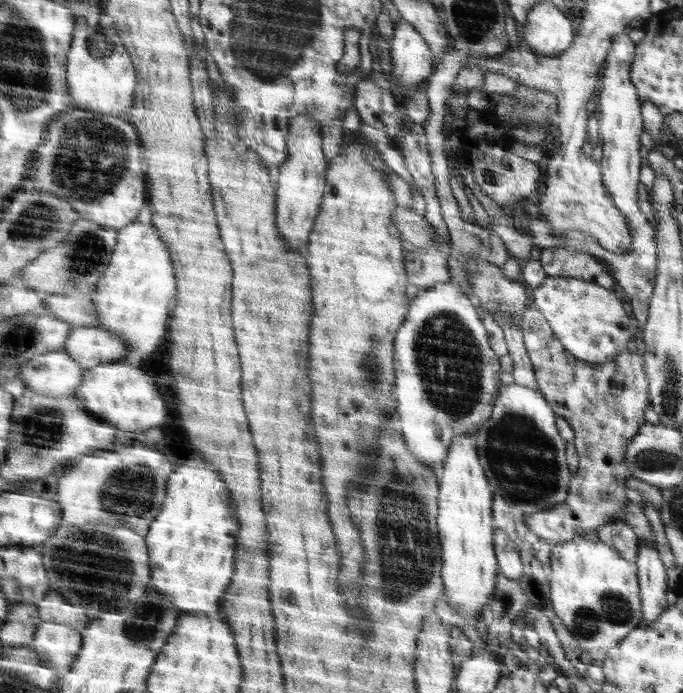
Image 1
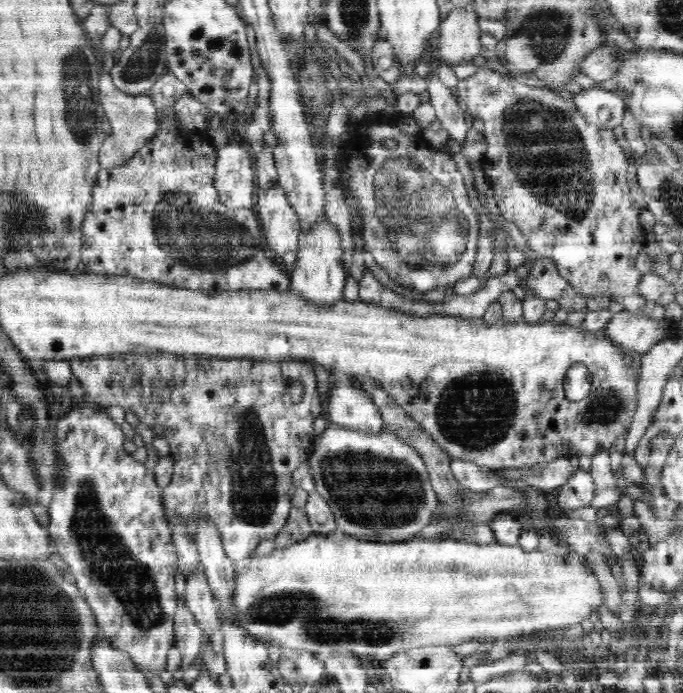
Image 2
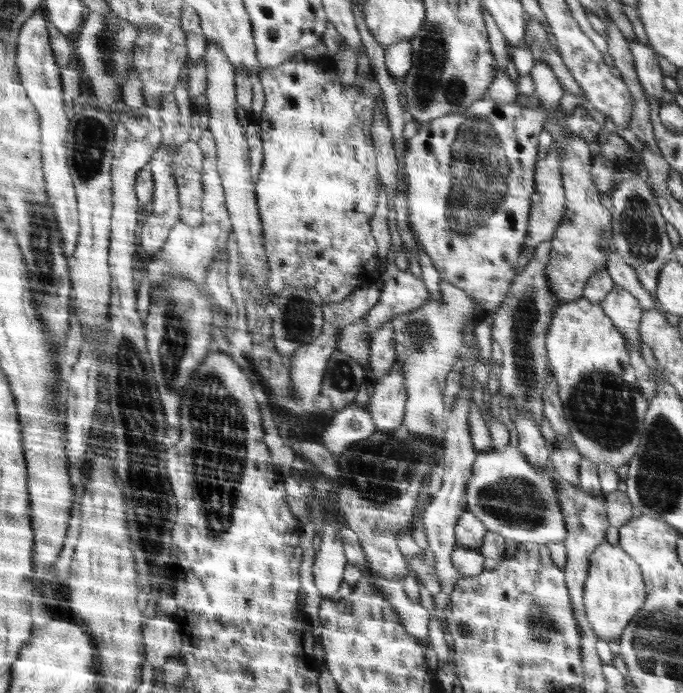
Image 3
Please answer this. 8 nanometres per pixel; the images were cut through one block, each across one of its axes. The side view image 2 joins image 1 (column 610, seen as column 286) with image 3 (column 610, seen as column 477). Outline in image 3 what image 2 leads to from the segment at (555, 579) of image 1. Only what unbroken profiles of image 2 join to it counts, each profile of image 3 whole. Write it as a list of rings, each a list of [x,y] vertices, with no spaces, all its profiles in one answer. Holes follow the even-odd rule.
[[[604,540],[594,549],[584,583],[583,605],[586,618],[598,639],[612,641],[622,636],[630,619],[646,600],[644,581],[639,564],[620,545]]]

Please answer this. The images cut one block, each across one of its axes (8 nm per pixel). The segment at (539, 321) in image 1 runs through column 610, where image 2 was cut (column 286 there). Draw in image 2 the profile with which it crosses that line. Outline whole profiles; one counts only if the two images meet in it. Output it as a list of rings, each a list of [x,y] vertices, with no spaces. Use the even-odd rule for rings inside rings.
[[[126,353],[119,355],[107,355],[105,358],[96,356],[93,358],[80,359],[77,357],[69,359],[71,374],[78,379],[80,386],[84,389],[86,402],[99,404],[100,406],[122,406],[125,412],[134,412],[139,422],[146,424],[151,429],[153,426],[164,428],[164,438],[170,446],[169,456],[174,460],[174,472],[171,481],[163,488],[162,506],[165,516],[170,516],[172,512],[177,512],[183,524],[187,528],[189,537],[195,541],[196,524],[200,516],[205,516],[220,533],[223,549],[228,558],[233,561],[240,561],[240,558],[248,558],[254,553],[256,547],[264,540],[273,539],[286,524],[292,509],[291,497],[288,493],[292,484],[291,476],[299,469],[307,459],[307,454],[314,442],[314,418],[322,414],[322,400],[318,394],[318,382],[314,376],[314,370],[310,368],[310,363],[288,361],[270,362],[258,361],[256,358],[218,358],[196,355],[177,355],[172,353]],[[294,384],[301,384],[303,397],[299,403],[293,403],[289,395],[289,388]]]

